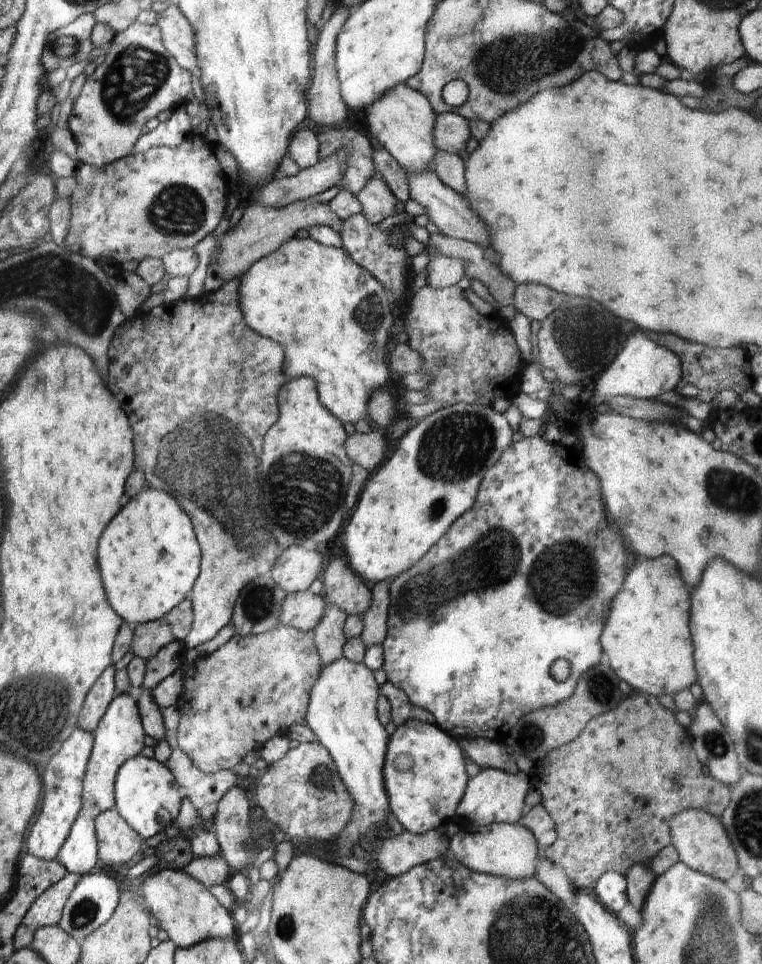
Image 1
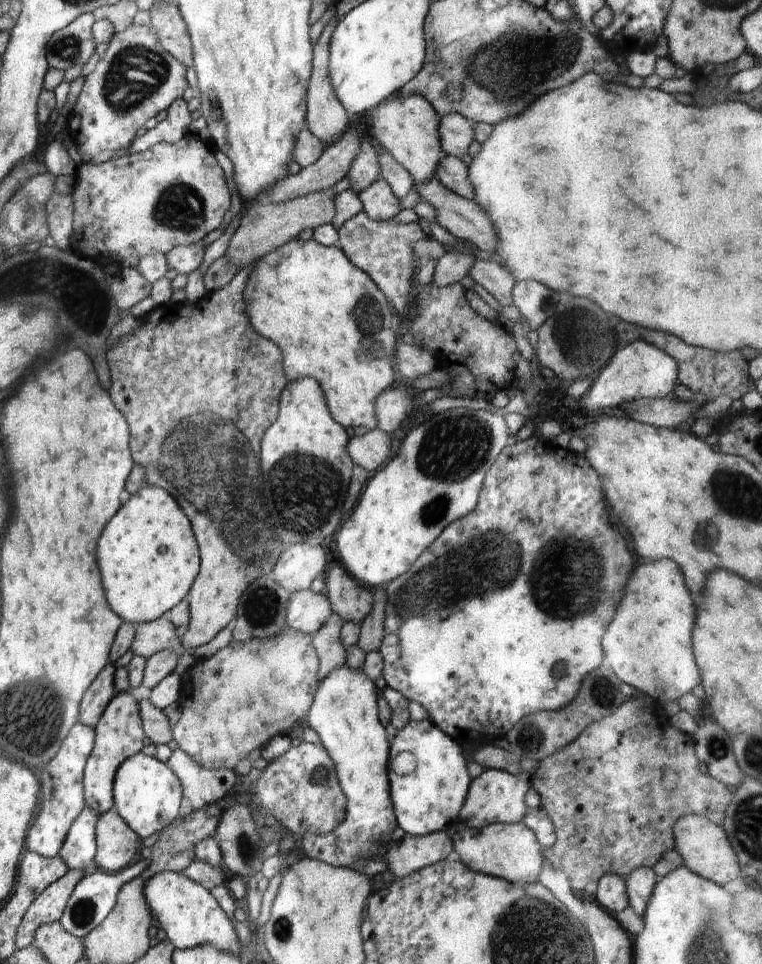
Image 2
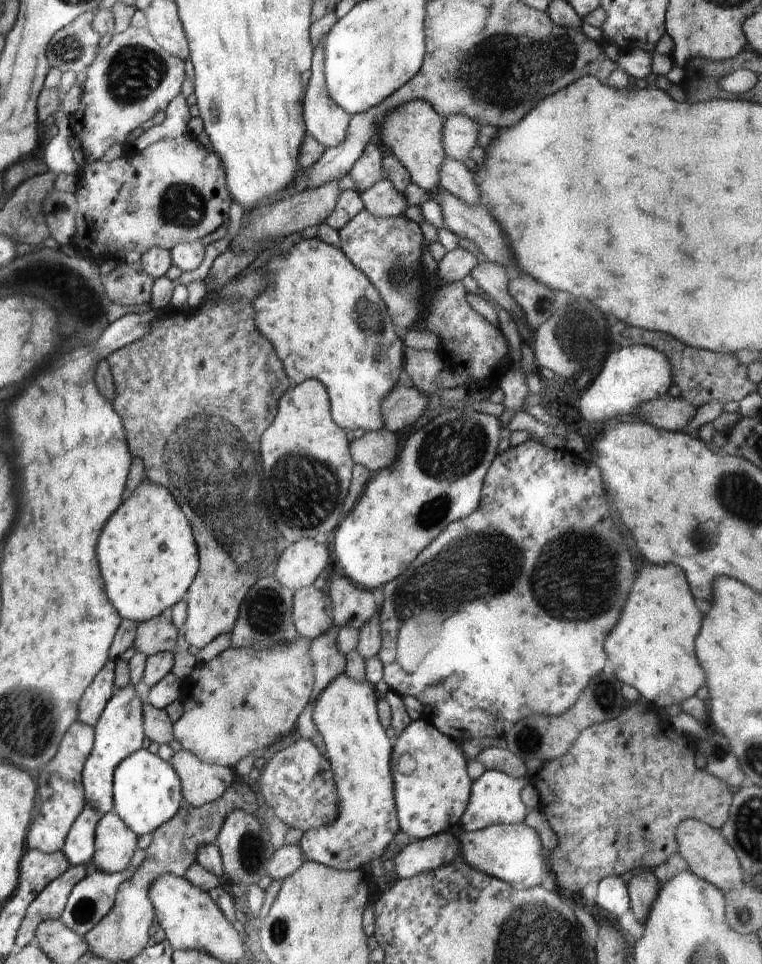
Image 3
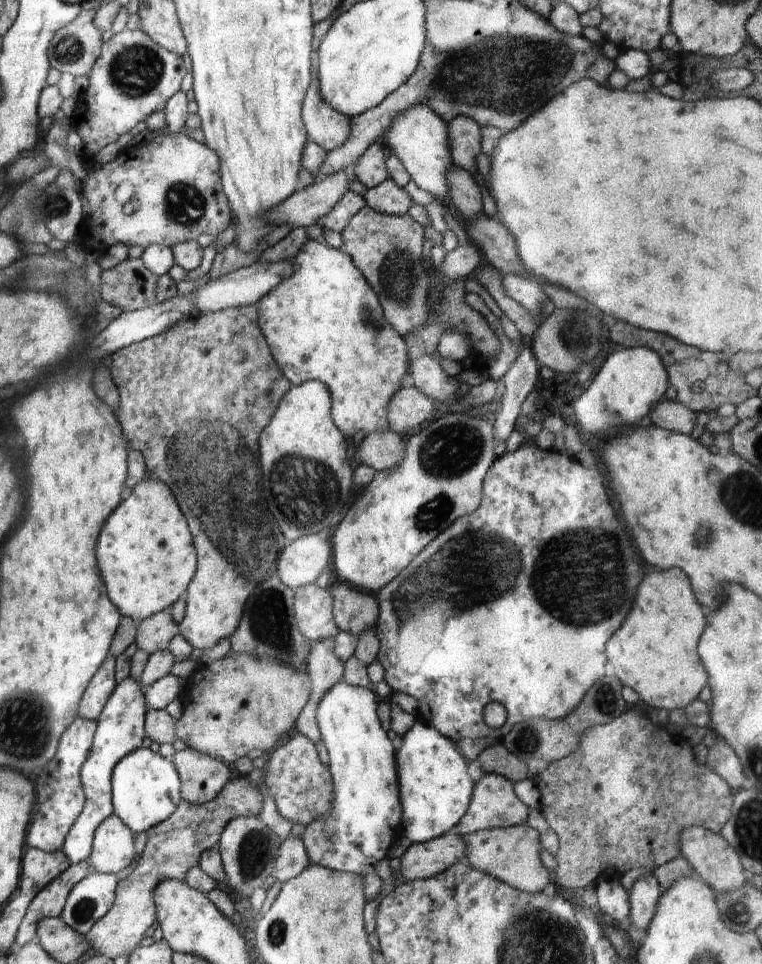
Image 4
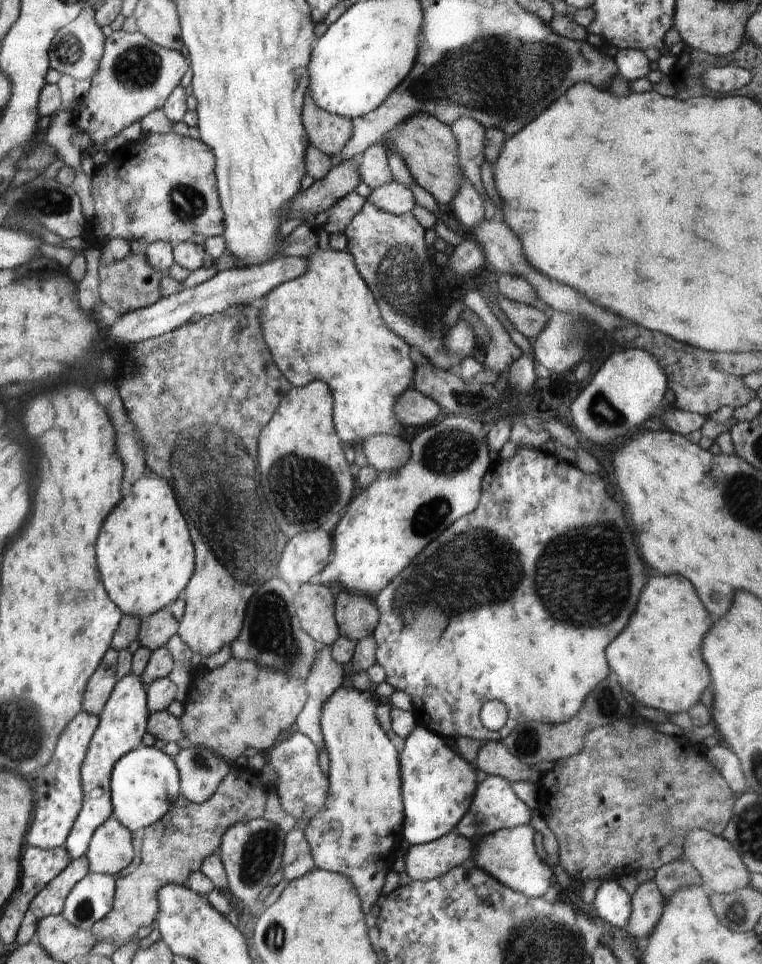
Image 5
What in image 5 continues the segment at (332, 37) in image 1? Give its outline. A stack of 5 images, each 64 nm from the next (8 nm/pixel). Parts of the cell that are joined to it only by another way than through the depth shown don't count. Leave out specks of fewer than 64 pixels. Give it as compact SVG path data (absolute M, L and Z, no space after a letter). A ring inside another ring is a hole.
M310 95L304 102L302 122L309 144L331 158L338 156L353 133L353 124L349 118L318 108Z

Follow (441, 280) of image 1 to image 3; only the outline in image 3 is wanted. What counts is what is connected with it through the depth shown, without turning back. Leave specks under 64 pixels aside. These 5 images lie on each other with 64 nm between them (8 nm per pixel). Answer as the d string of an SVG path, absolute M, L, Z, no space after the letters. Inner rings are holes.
M459 246L452 251L447 251L442 260L437 263L437 273L440 278L444 278L448 283L451 283L462 281L465 276L471 274L478 264L478 260L472 252Z

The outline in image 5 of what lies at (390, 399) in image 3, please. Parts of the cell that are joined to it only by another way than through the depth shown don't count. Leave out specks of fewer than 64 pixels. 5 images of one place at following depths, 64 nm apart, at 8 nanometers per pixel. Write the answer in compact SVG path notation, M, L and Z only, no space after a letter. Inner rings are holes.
M414 387L406 390L406 404L402 396L393 406L393 416L400 427L424 428L439 420L442 415L441 406Z

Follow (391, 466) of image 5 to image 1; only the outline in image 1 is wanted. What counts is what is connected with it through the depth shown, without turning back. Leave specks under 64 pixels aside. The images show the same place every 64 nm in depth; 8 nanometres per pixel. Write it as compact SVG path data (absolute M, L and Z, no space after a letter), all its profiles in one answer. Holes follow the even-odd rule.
M380 430L362 433L355 432L348 435L344 441L348 458L356 464L372 472L376 466L382 464L386 453L386 443Z

